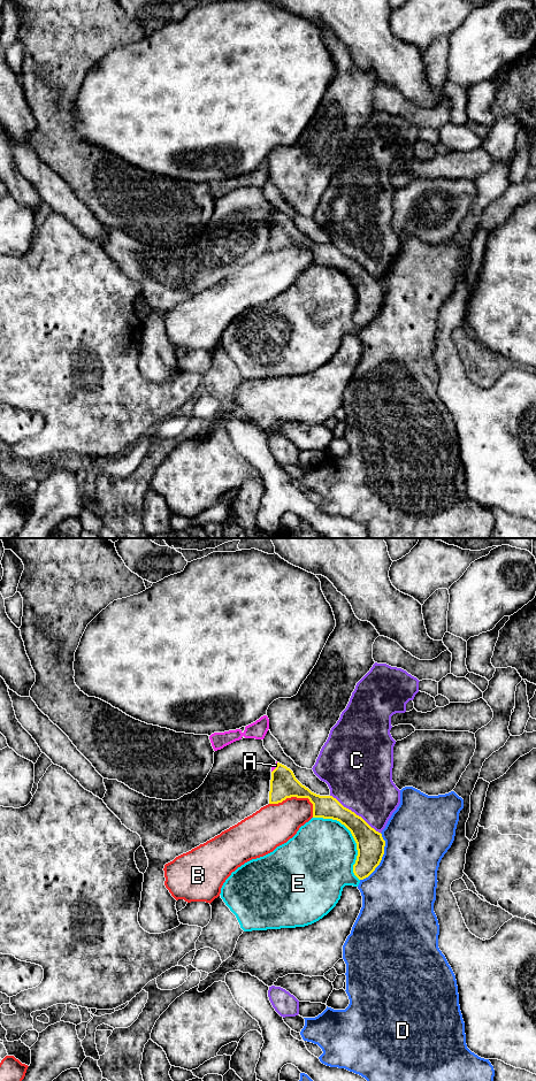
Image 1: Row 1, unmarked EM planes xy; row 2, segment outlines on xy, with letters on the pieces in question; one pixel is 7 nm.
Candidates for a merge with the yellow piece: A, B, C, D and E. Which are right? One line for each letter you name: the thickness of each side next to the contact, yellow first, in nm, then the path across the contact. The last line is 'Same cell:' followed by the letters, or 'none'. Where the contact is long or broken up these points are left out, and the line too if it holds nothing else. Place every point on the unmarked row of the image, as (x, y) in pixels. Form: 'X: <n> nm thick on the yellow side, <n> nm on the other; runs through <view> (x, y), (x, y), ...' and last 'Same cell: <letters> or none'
A: 190 nm thick on the yellow side, 20 nm on the other; runs through xy (283, 232), (283, 227), (276, 215), (275, 213)
Same cell: A

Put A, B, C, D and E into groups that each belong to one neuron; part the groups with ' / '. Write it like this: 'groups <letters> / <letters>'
groups A / B / C / D / E

